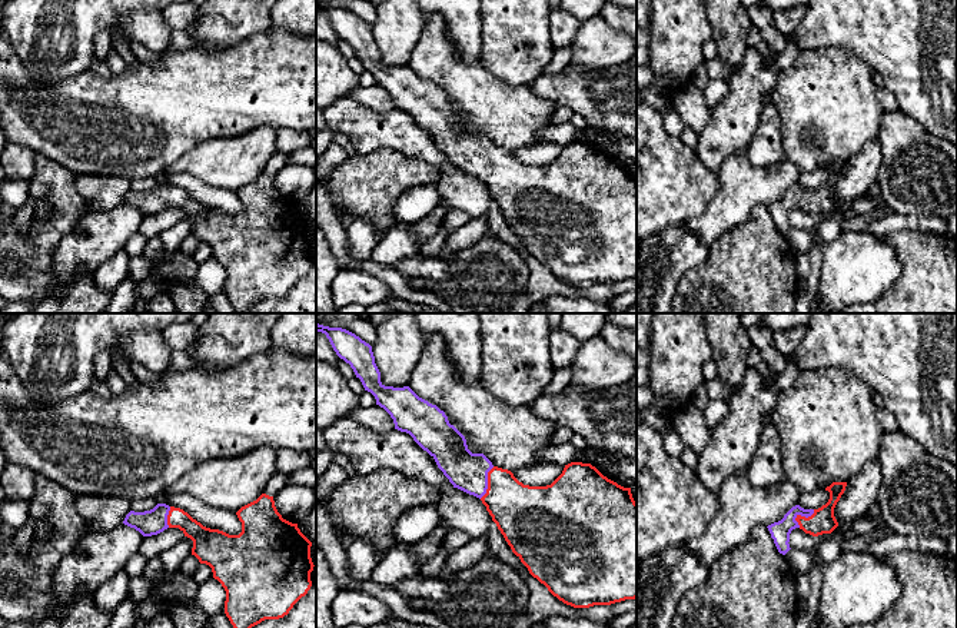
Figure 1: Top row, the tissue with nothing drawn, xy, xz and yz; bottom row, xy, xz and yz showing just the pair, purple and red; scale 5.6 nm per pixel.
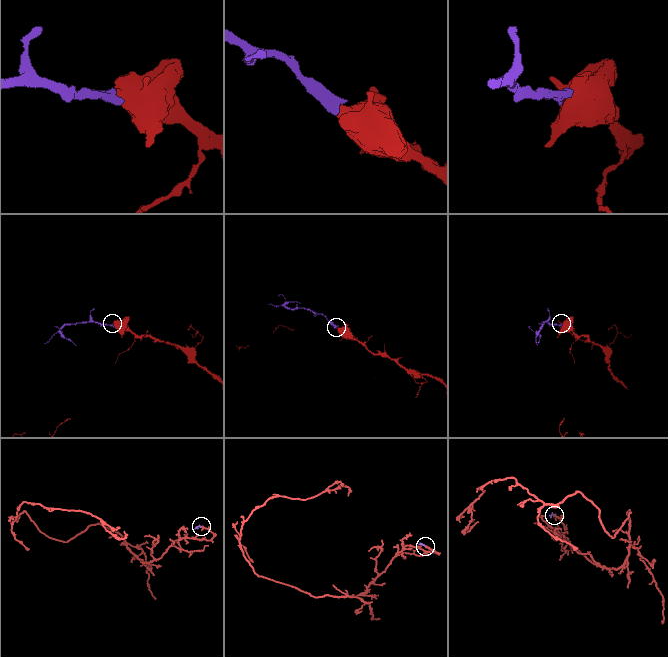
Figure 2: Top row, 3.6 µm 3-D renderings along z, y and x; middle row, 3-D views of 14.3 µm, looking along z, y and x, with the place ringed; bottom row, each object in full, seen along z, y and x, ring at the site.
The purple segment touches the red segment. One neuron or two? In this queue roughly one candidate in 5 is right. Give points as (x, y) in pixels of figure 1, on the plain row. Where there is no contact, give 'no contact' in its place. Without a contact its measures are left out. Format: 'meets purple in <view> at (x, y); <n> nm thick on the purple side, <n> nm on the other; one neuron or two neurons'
meets purple in xz at (487, 162); 220 nm thick on the purple side, 300 nm on the other; one neuron

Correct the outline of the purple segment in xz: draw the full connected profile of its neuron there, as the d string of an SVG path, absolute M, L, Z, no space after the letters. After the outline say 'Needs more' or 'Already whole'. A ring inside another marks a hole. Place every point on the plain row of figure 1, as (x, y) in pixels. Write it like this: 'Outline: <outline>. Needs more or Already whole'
Outline: M316 3L316 11L325 13L336 34L350 44L365 70L370 72L376 84L391 94L395 109L409 113L435 139L453 167L482 180L512 232L554 276L574 288L611 285L637 278L637 182L632 177L631 167L618 165L591 143L582 142L565 144L562 153L551 165L524 165L511 150L494 146L484 133L472 133L465 116L449 103L445 92L436 84L419 77L409 66L385 66L381 62L381 51L369 23L342 7Z. Needs more

